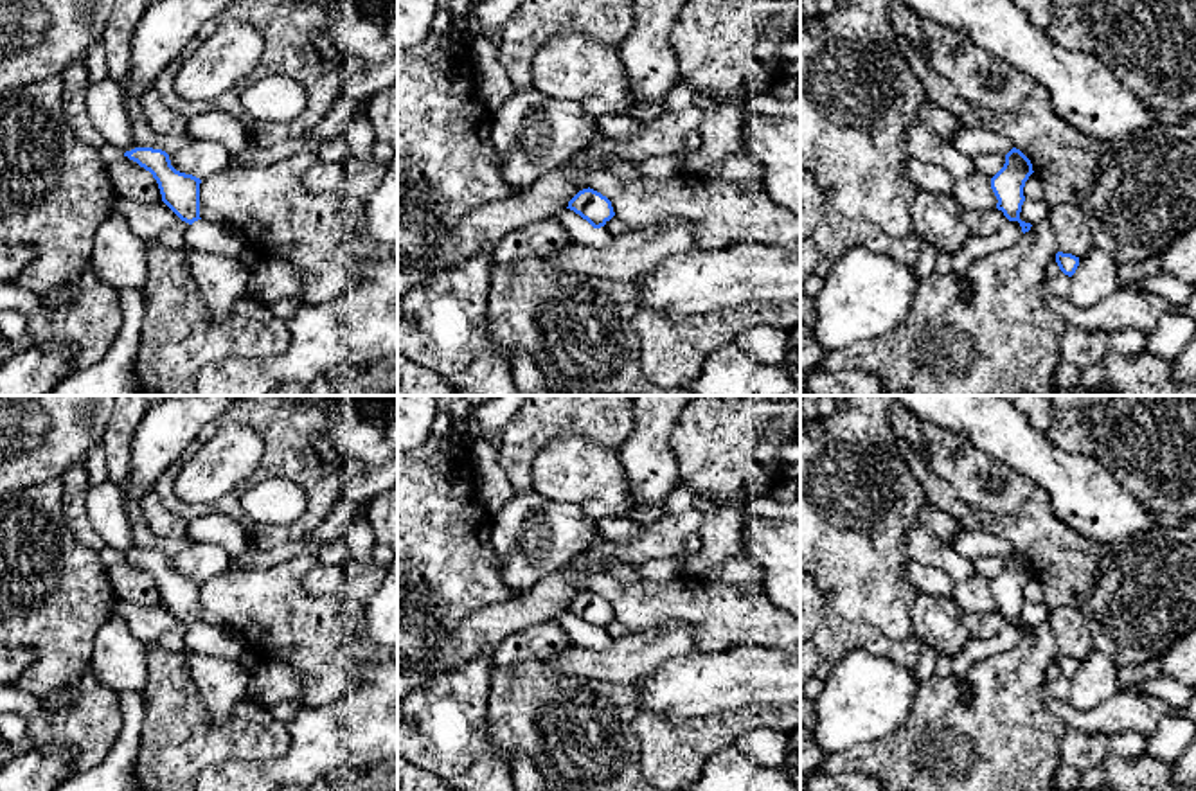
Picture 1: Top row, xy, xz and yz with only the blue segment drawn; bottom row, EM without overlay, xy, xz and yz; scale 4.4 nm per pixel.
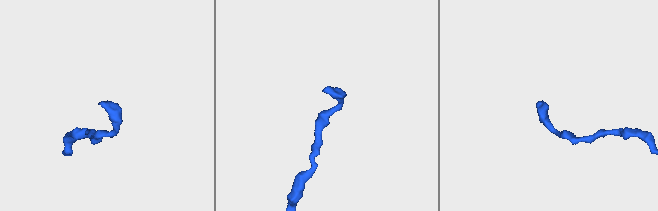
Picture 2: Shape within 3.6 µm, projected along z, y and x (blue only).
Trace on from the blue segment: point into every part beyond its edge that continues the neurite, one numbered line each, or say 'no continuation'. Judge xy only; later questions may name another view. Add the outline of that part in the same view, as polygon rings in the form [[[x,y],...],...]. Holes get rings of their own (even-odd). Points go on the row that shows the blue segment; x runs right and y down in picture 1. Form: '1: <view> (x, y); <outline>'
1: xy (105, 101); [[[106,77],[97,84],[90,84],[86,92],[86,111],[106,144],[124,153],[135,149],[124,90],[113,79]]]

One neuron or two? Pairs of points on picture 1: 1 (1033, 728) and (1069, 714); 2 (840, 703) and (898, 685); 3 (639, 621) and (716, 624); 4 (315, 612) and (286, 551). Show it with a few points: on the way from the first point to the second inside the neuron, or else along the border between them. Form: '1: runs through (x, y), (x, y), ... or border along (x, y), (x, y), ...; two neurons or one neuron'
1: border along (1045, 685), (1045, 705), (1067, 727); two neurons
2: runs through (855, 703), (883, 691); one neuron
3: runs through (659, 608), (696, 608); one neuron
4: border along (315, 554), (297, 554), (267, 567), (249, 568); two neurons

